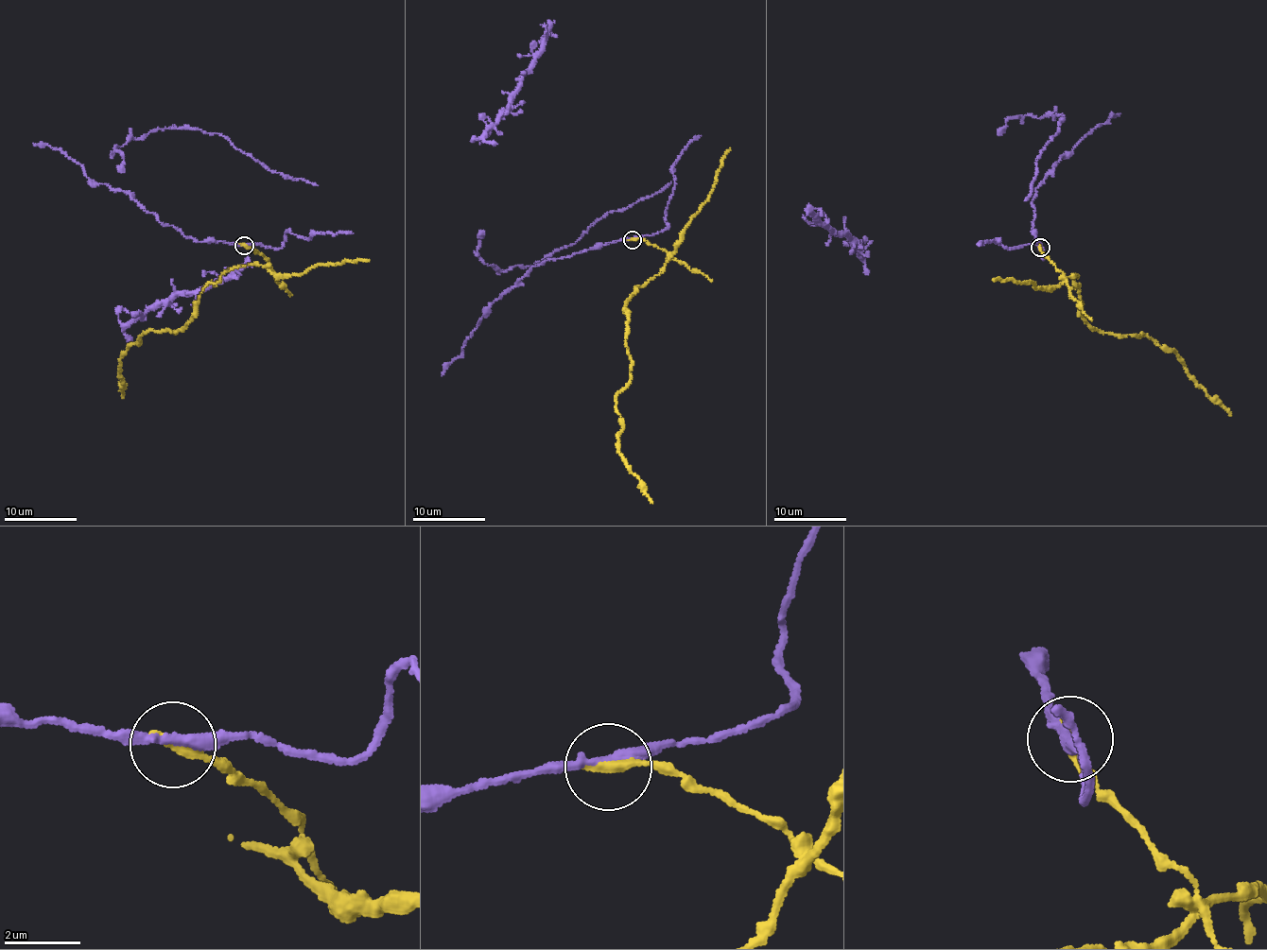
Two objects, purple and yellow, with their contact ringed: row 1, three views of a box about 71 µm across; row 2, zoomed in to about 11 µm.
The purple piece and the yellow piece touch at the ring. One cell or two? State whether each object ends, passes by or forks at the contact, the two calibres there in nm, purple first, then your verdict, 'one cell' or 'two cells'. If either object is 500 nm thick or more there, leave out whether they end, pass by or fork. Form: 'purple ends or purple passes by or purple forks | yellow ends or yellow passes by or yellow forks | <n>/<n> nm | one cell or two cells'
purple passes by | yellow ends | 260/320 nm | two cells

